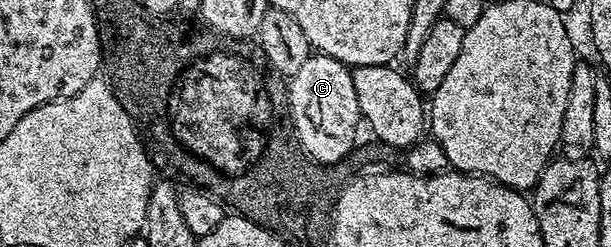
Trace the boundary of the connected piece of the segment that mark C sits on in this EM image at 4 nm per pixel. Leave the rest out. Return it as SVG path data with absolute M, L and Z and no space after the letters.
M312 54L304 66L289 77L288 84L290 119L303 152L313 157L322 157L325 164L341 165L347 159L345 156L354 148L361 117L351 69L331 56Z

